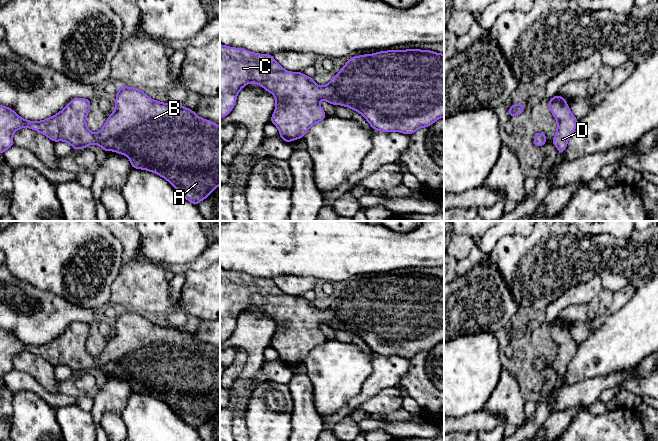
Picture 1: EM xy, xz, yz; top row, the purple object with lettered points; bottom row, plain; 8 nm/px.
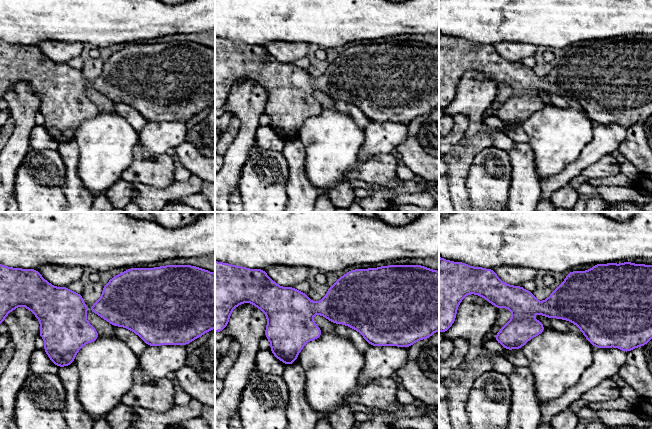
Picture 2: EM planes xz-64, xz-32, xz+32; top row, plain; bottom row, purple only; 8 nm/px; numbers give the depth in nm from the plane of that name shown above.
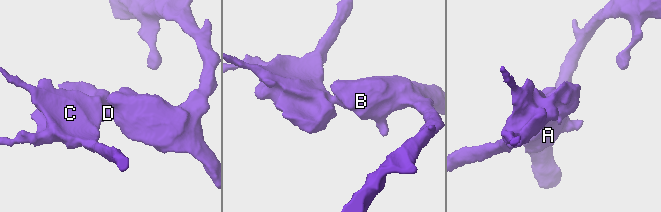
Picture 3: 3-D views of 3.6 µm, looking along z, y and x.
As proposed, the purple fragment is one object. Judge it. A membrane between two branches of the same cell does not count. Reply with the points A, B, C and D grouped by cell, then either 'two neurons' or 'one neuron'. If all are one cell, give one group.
A B C D; one neuron

